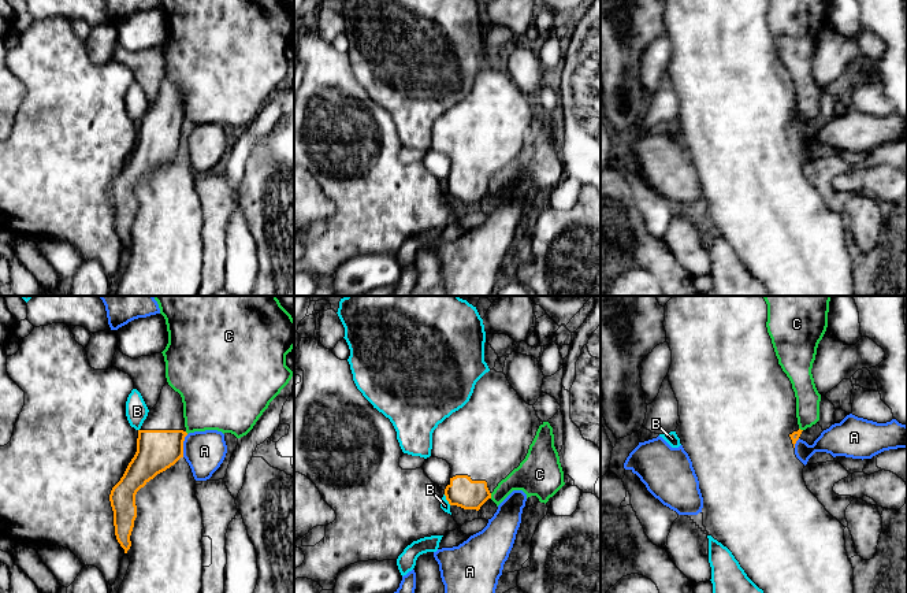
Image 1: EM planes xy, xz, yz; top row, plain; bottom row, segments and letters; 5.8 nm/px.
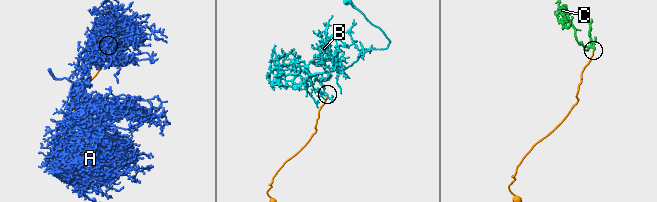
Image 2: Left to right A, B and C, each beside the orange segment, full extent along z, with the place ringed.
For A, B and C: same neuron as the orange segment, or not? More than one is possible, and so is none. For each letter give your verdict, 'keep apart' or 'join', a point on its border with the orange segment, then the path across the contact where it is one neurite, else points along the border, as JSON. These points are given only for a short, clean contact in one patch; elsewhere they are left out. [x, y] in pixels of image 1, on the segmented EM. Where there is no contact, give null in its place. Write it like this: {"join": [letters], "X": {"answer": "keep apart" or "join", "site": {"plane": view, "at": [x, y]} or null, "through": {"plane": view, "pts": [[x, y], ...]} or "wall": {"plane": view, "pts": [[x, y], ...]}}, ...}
{"join": [], "A": {"answer": "keep apart", "site": {"plane": "xy", "at": [182, 445]}}, "B": {"answer": "keep apart", "site": {"plane": "xz", "at": [446, 499]}, "wall": {"plane": "xz", "pts": [[443, 495], [450, 504]]}}, "C": {"answer": "keep apart", "site": {"plane": "xz", "at": [490, 496]}, "wall": {"plane": "xz", "pts": [[490, 493], [491, 497]]}}}

